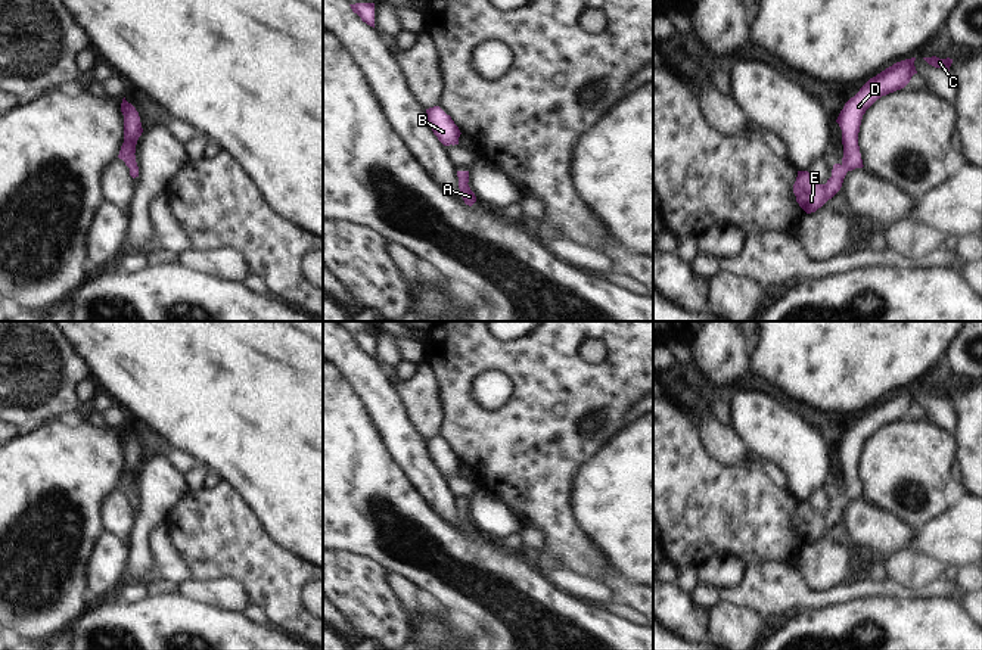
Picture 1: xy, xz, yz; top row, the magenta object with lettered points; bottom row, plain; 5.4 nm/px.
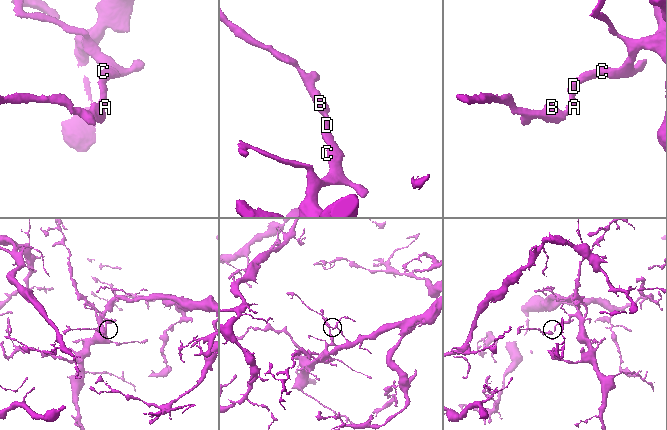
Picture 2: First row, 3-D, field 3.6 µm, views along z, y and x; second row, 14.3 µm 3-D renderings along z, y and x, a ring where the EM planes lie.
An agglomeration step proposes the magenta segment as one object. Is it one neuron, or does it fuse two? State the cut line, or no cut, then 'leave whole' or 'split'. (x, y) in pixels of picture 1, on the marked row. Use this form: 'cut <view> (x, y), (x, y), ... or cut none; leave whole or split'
cut none; leave whole

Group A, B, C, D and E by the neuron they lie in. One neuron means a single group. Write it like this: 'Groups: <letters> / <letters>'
Groups: A B C D E.

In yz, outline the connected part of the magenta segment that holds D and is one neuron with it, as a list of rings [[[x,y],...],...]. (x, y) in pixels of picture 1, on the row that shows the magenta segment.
[[[916,57],[905,59],[886,68],[870,78],[860,91],[845,103],[836,119],[842,130],[842,162],[833,165],[832,177],[826,184],[817,184],[808,171],[798,171],[793,193],[796,202],[807,214],[815,212],[840,190],[848,171],[864,167],[858,146],[863,115],[877,99],[901,90],[910,83],[911,77],[917,74],[914,60]]]

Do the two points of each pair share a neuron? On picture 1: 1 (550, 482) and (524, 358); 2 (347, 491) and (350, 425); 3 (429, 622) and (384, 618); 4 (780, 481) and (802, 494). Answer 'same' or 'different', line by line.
1: same
2: same
3: different
4: different

